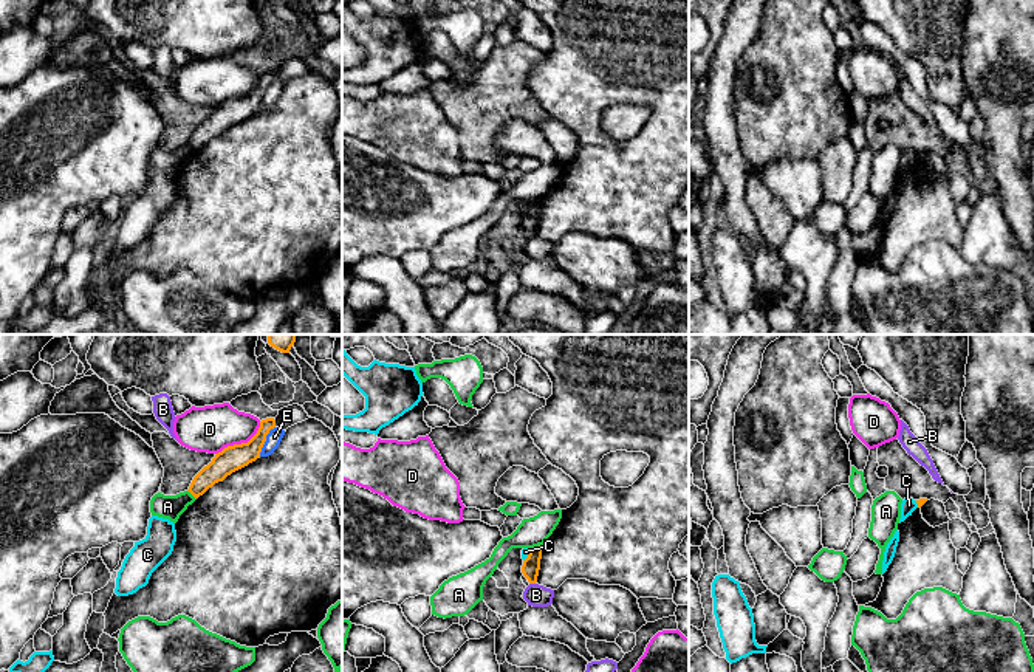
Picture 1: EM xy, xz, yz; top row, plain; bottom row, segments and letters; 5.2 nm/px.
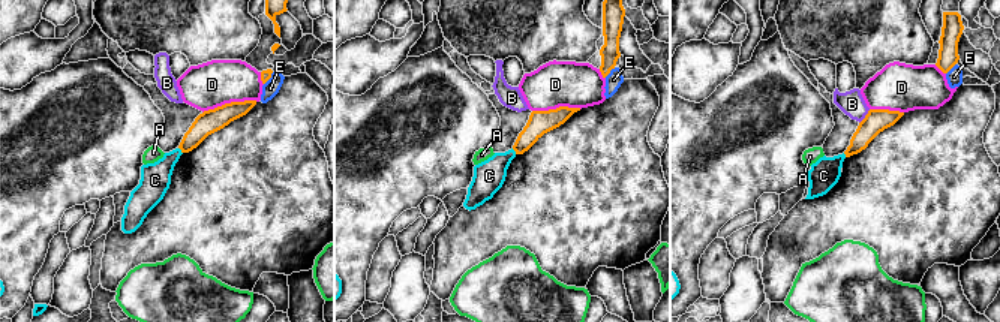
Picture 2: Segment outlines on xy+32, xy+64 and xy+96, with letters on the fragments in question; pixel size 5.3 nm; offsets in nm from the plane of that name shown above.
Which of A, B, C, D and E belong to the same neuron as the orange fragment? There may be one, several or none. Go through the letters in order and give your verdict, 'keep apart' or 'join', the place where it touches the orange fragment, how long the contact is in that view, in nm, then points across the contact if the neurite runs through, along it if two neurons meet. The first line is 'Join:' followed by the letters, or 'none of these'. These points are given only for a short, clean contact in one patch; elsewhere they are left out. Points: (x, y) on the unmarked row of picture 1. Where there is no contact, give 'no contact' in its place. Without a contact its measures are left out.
Join: none of these
A: keep apart; meets orange in xz at (536, 200); contact 70 nm long; border along xz (540, 197), (531, 203)
B: keep apart; meets orange in xz at (533, 236); contact 30 nm long
C: keep apart; meets orange in xz at (528, 209); contact 80 nm long; border along xz (531, 203), (523, 214)
D: keep apart; meets orange in xy at (242, 96); contact 300 nm long; border along xy (260, 75), (260, 79), (246, 95), (228, 98), (215, 107)
E: keep apart; meets orange in xy at (265, 93); contact 180 nm long

